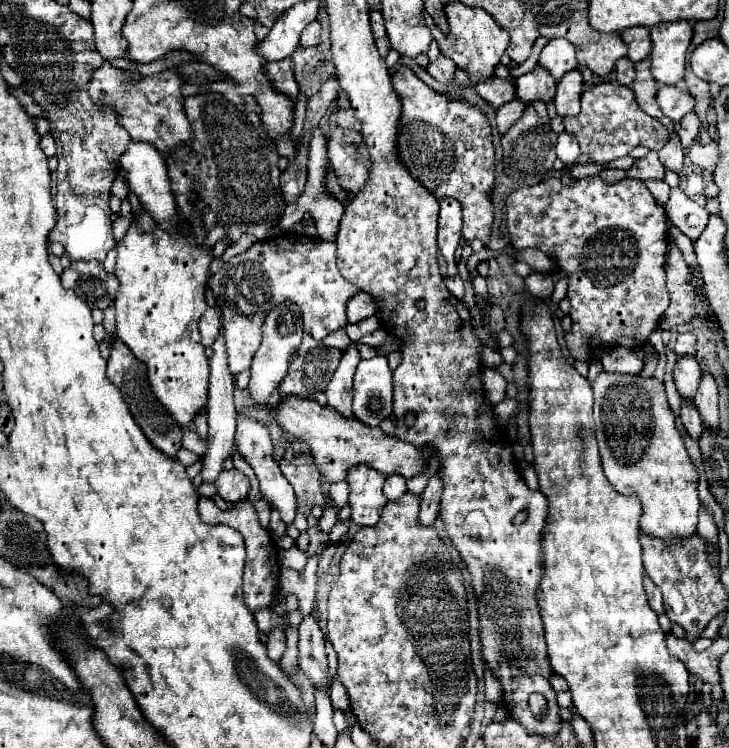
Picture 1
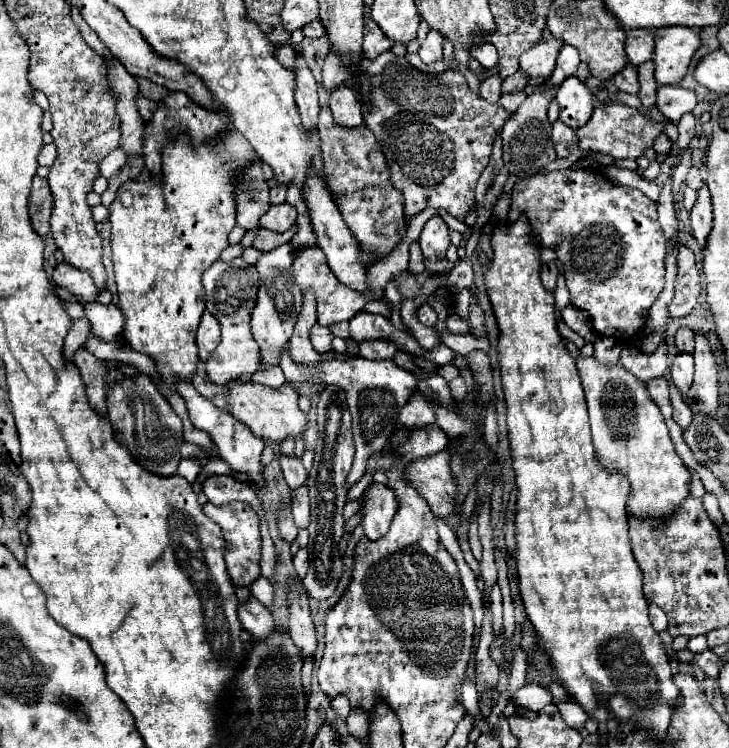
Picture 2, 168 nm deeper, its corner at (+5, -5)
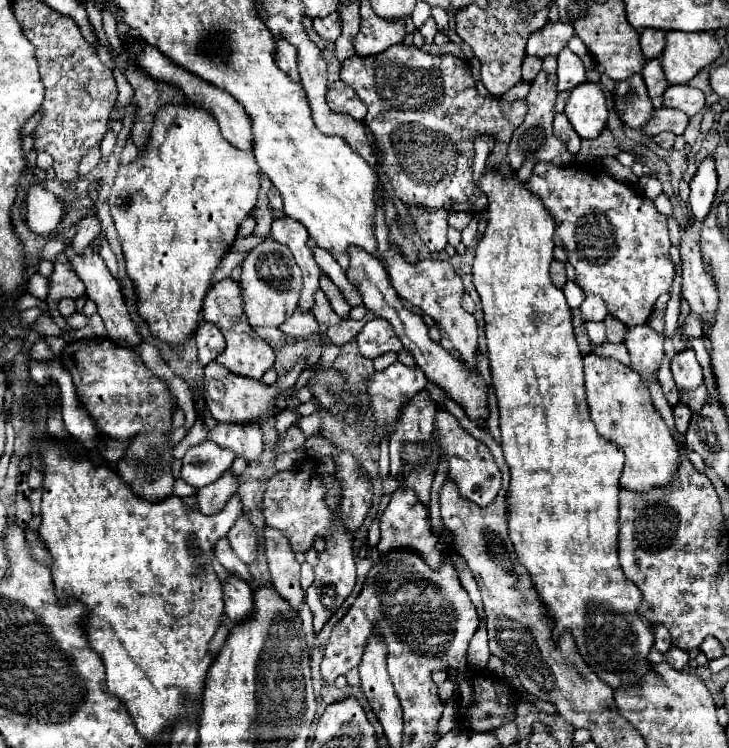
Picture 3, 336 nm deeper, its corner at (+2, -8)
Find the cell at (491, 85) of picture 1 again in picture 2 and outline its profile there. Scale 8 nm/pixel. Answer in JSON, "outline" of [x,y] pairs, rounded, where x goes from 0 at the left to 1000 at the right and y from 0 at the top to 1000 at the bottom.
{"outline":[[[712,92],[706,100],[690,106],[690,114],[687,114],[687,124],[701,124],[701,122],[717,122],[723,116],[723,103],[720,98]]]}

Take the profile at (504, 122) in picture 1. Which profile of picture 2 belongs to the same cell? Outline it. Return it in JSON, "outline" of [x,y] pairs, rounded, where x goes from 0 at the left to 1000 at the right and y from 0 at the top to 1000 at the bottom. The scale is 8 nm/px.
{"outline":[[[712,122],[712,124],[698,124],[698,127],[687,127],[687,132],[684,132],[684,138],[698,148],[698,151],[704,151],[717,135],[720,135],[720,124],[717,122]]]}

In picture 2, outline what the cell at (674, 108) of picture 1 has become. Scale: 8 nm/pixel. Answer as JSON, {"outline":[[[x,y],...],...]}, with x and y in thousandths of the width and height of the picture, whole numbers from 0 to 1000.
{"outline":[[[907,114],[901,119],[901,143],[923,164],[929,164],[937,156],[937,151],[951,148],[953,140],[956,140],[956,130],[945,119],[937,119],[931,114],[920,114],[920,116]]]}

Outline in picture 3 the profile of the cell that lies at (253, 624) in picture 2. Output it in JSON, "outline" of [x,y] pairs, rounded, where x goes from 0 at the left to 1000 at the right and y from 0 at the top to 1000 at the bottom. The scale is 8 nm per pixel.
{"outline":[[[313,762],[313,770],[305,778],[305,791],[307,791],[307,805],[310,805],[307,818],[318,832],[329,832],[343,824],[346,810],[348,810],[348,797],[337,775],[332,775],[324,765]]]}

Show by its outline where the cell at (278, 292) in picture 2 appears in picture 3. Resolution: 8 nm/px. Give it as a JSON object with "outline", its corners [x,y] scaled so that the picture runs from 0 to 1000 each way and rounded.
{"outline":[[[365,318],[337,340],[326,380],[332,388],[332,406],[340,430],[346,436],[384,436],[403,417],[403,409],[409,409],[414,369],[398,334],[392,334],[392,329],[387,329],[384,324]]]}

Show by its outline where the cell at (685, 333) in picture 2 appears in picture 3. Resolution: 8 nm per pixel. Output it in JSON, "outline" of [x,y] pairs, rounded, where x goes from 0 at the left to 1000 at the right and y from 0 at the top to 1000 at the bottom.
{"outline":[[[944,417],[938,428],[938,444],[944,452],[960,452],[963,449],[963,430],[957,430],[957,422],[952,417]]]}

